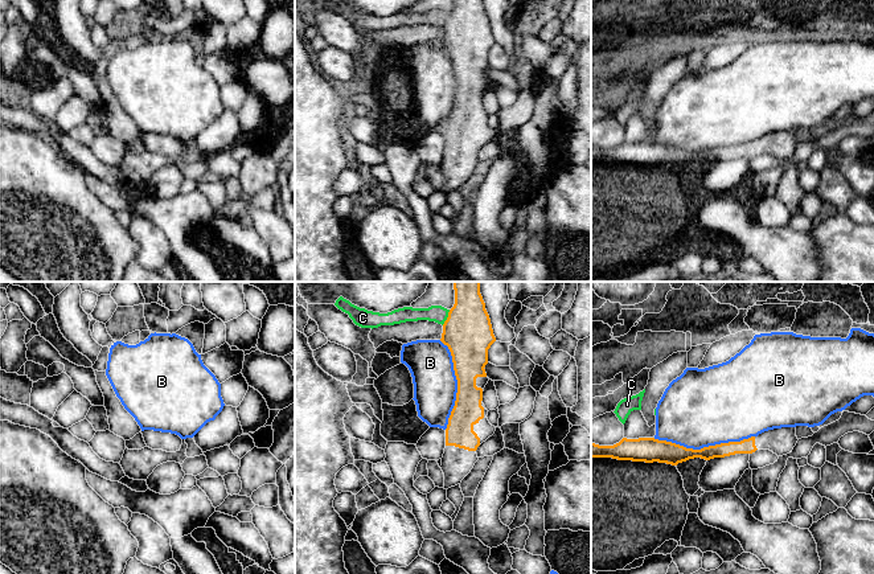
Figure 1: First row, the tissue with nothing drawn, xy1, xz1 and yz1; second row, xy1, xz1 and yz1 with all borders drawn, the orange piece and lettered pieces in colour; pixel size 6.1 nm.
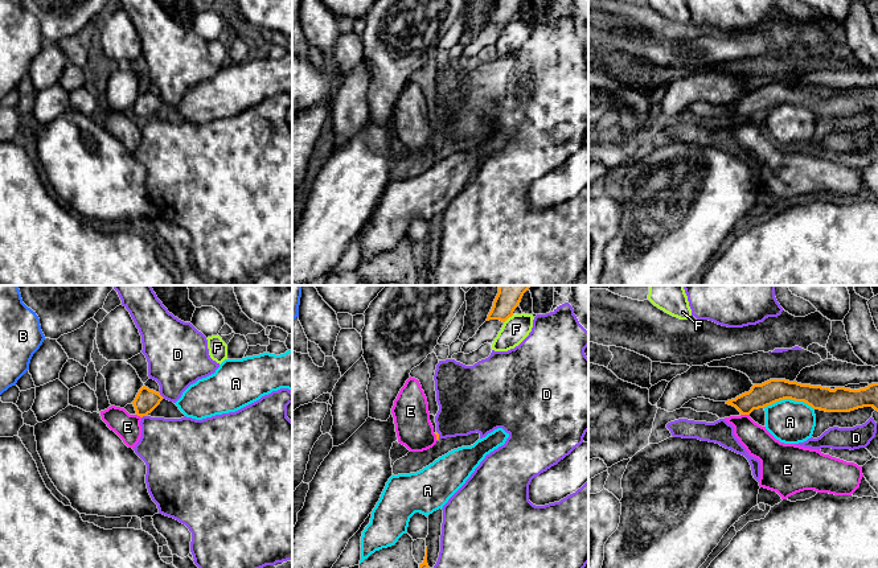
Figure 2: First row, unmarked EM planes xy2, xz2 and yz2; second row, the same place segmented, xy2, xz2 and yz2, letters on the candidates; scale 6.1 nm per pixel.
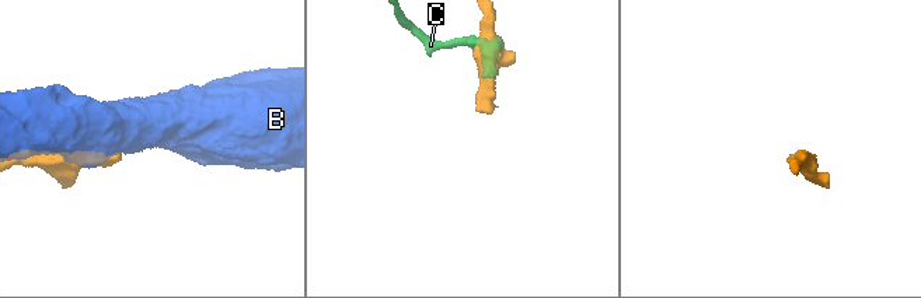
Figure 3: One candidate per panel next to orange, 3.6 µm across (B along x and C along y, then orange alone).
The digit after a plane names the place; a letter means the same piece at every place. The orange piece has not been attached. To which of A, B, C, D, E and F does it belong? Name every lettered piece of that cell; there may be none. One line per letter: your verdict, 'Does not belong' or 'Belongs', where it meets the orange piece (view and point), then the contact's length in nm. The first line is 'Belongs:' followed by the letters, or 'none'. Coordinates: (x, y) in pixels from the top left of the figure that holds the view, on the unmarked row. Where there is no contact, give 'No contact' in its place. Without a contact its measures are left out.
Belongs: none
A: Does not belong. Touches orange at yz2 (788, 102). Shared border 320 nm
B: Does not belong. Touches orange at yz1 (704, 151). Shared border 600 nm
C: Does not belong. Touches orange at xz1 (447, 21). Shared border 110 nm
D: Does not belong. Touches orange at xy2 (159, 98). Shared border 50 nm
E: Does not belong. Touches orange at yz2 (745, 118). Shared border 60 nm
F: Does not belong. Touches orange at xz2 (508, 21). Shared border 80 nm

